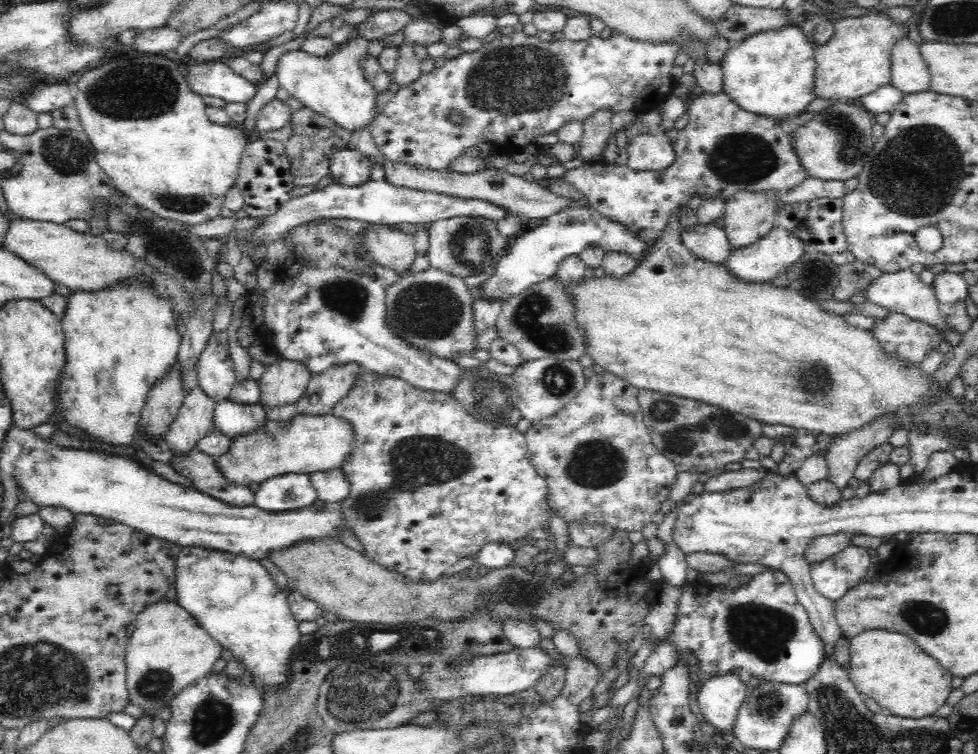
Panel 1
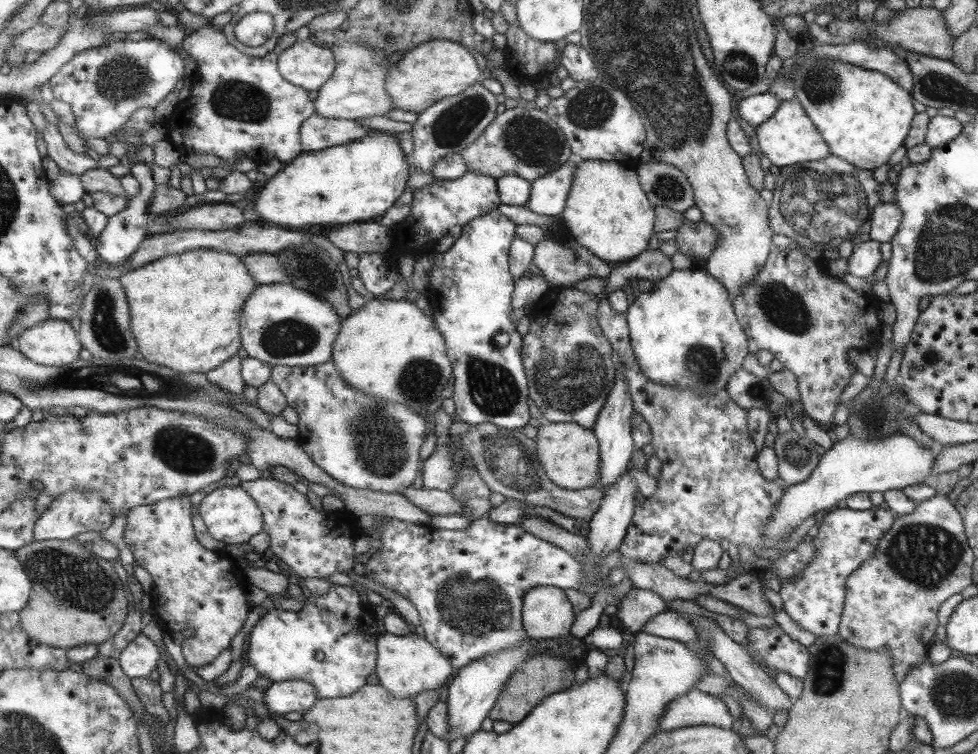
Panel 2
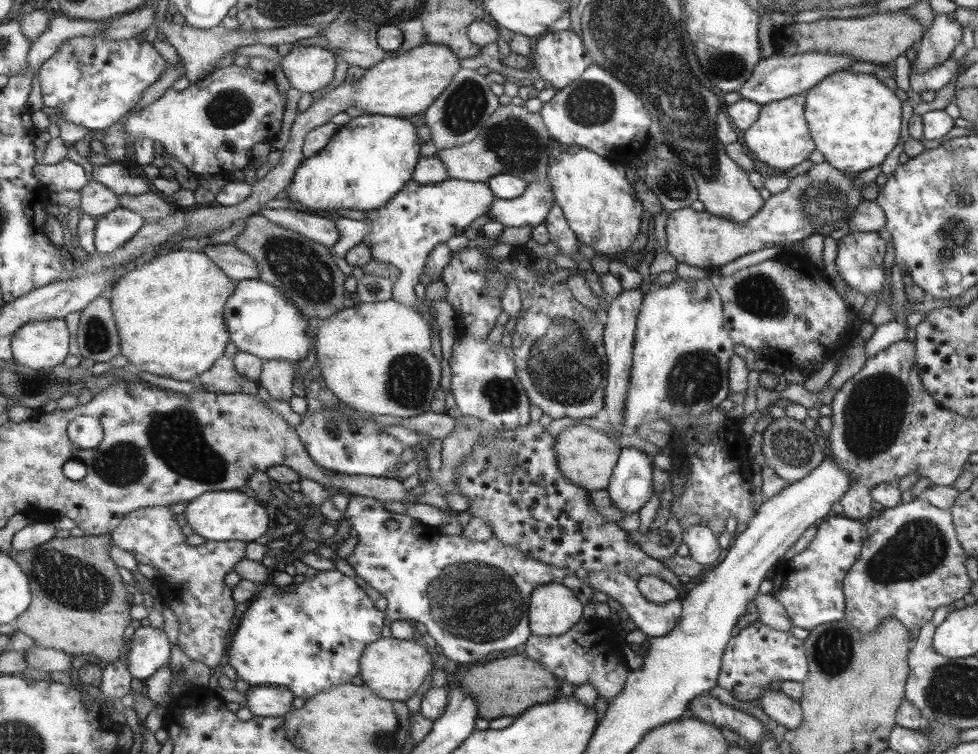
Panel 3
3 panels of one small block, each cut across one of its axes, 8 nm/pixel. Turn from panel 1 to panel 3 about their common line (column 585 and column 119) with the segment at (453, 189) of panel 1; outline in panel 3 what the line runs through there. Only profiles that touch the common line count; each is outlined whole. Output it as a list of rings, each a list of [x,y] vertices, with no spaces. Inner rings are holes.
[[[91,180],[80,193],[82,210],[95,219],[108,215],[121,204],[119,196],[113,189],[95,180]]]

